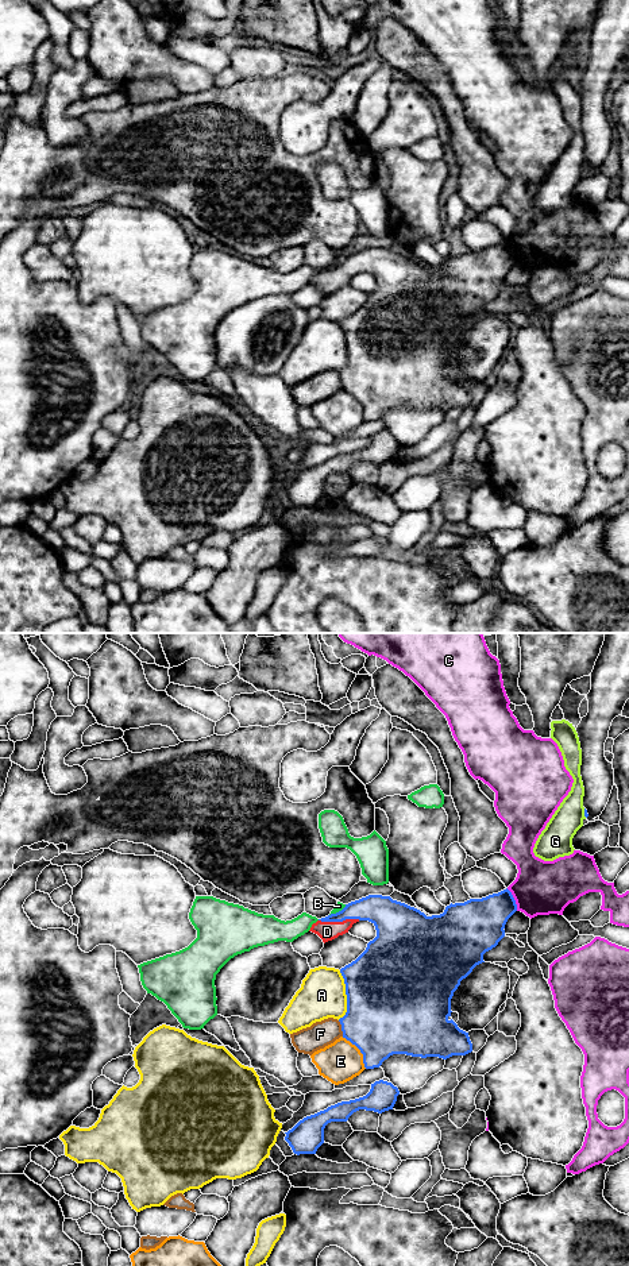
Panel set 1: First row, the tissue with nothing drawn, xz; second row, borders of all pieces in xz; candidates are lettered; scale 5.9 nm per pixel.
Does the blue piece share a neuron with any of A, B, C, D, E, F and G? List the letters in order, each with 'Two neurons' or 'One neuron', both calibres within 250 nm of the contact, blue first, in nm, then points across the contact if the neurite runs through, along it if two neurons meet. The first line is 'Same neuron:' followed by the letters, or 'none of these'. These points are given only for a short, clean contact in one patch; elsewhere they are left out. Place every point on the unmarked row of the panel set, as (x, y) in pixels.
Same neuron: D
A: Two neurons. Thickness 500 nm (blue) against 280 nm
B: Two neurons. Thickness 180 nm (blue) against 50 nm
C: Two neurons. Thickness 300 nm (blue) against 320 nm
D: One neuron. Thickness 180 nm (blue) against 110 nm. Path across: xz (379, 262), (357, 262), (339, 273), (327, 284)
E: Two neurons. Thickness 460 nm (blue) against 240 nm
F: Two neurons. Thickness 440 nm (blue) against 160 nm
G: Two neurons. Thickness 20 nm (blue) against 200 nm

